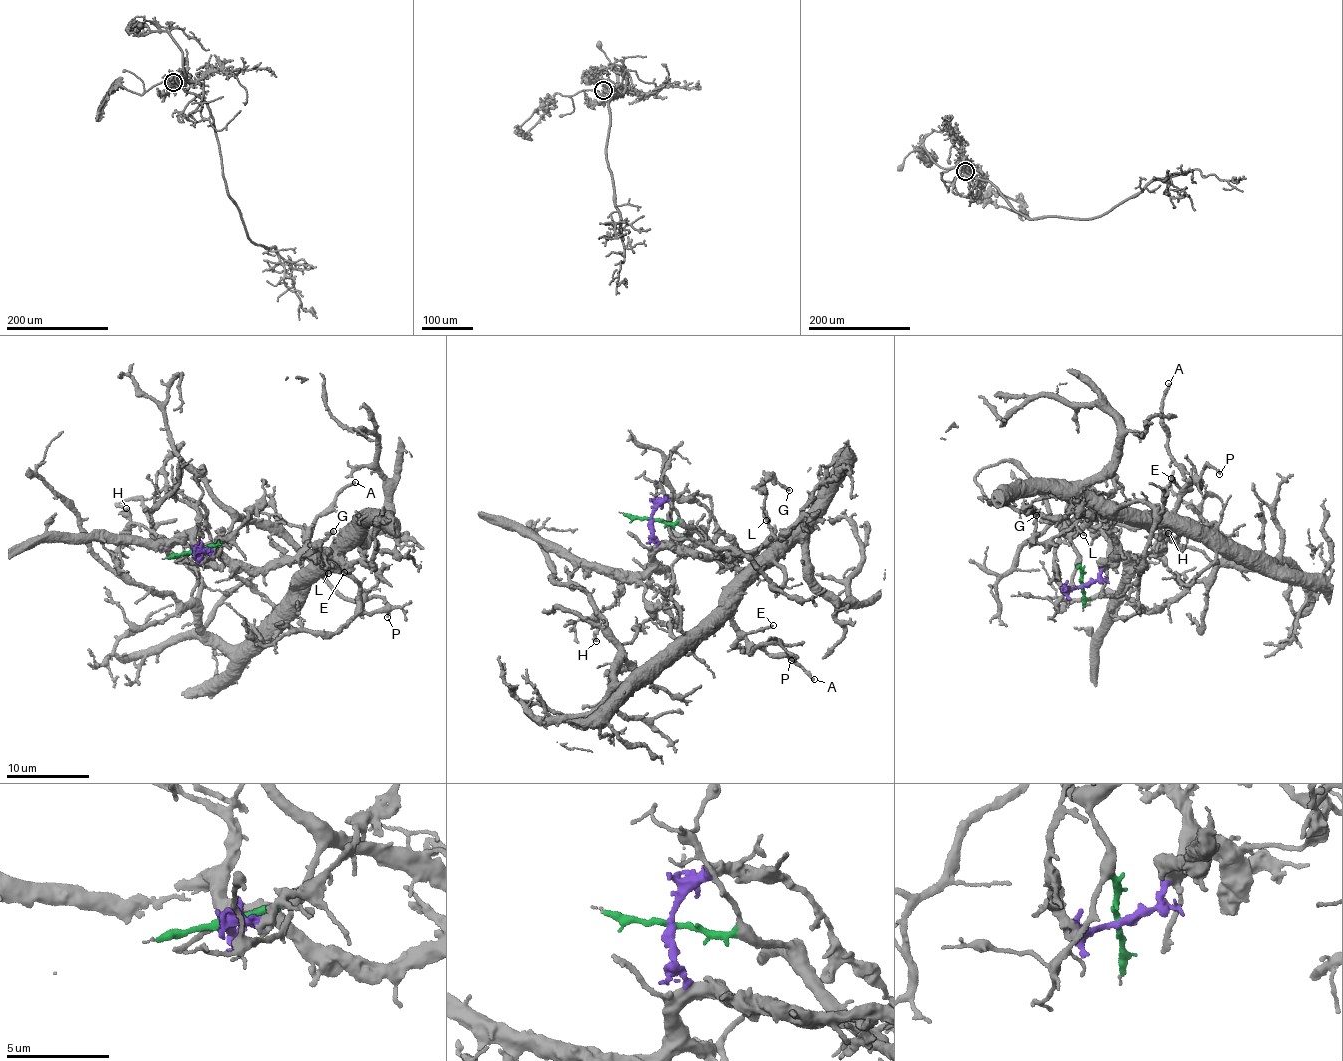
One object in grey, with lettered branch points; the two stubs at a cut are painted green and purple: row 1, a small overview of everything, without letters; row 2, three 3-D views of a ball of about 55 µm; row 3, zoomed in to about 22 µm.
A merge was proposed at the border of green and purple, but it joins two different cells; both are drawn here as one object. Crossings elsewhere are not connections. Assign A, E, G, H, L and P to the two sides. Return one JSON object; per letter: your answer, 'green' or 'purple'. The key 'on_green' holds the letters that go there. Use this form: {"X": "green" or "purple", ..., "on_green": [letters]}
{"A": "green", "E": "green", "G": "purple", "H": "purple", "L": "purple", "P": "green", "on_green": ["A", "E", "P"]}

